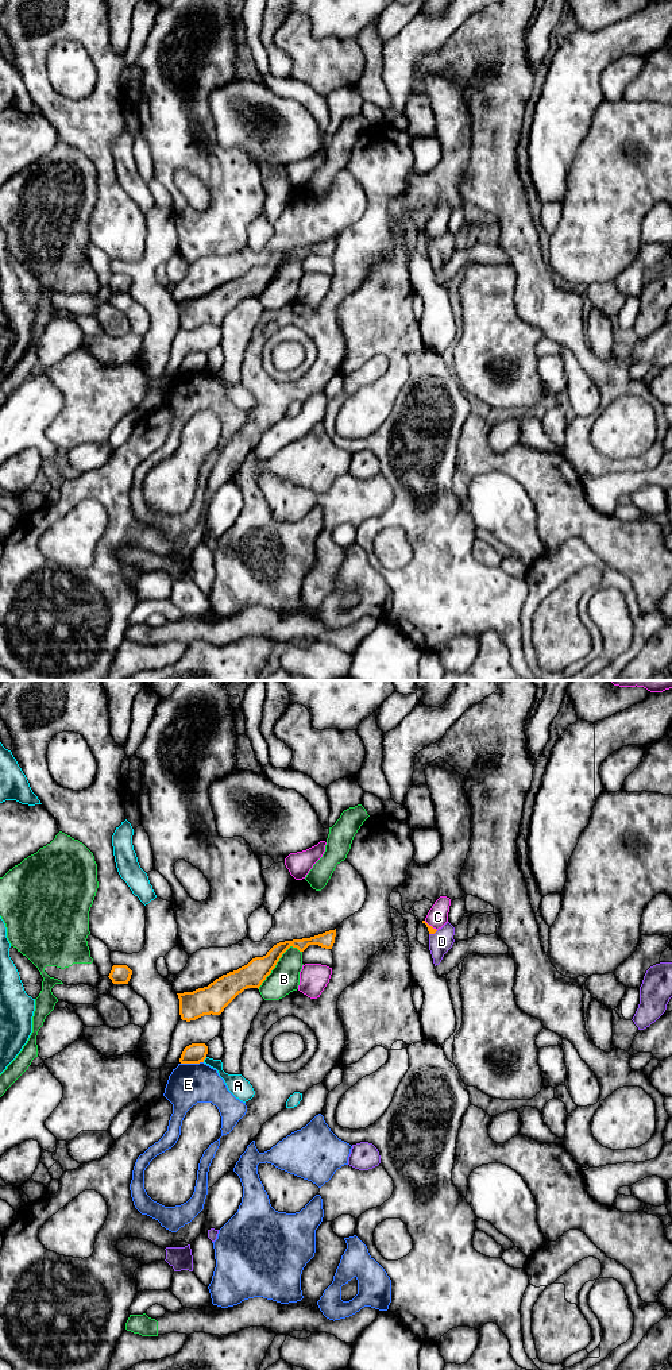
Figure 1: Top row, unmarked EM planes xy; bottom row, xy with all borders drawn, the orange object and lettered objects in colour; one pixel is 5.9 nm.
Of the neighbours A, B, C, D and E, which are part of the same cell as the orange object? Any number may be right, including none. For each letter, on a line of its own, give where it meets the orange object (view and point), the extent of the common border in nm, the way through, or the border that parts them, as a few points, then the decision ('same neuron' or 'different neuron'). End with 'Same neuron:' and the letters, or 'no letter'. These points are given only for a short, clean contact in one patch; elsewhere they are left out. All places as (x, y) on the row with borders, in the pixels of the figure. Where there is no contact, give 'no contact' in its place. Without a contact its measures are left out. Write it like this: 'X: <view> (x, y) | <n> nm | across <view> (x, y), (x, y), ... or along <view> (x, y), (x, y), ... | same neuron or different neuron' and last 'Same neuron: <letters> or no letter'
A: xy (204, 1058) | 40 nm | different neuron
B: xy (277, 961) | 340 nm | different neuron
C: xy (431, 926) | 100 nm | different neuron
D: xy (433, 933) | 60 nm | across xy (431, 929), (433, 933), (441, 941) | same neuron
E: xy (192, 1062) | 140 nm | along xy (203, 1061), (181, 1064) | different neuron
Same neuron: D

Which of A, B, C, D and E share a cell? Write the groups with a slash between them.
A / B / C / D / E

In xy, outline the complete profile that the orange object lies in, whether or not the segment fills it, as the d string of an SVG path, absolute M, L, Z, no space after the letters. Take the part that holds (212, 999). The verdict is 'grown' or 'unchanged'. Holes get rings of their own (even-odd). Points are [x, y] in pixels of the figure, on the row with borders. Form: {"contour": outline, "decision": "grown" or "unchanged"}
{"contour": "M336 929L310 938L279 942L274 945L266 956L252 958L247 965L223 975L208 987L198 988L193 992L177 993L179 999L181 1019L190 1022L204 1015L220 1015L244 989L259 989L282 954L290 946L297 948L300 952L304 952L309 945L332 949L335 937Z", "decision": "unchanged"}

